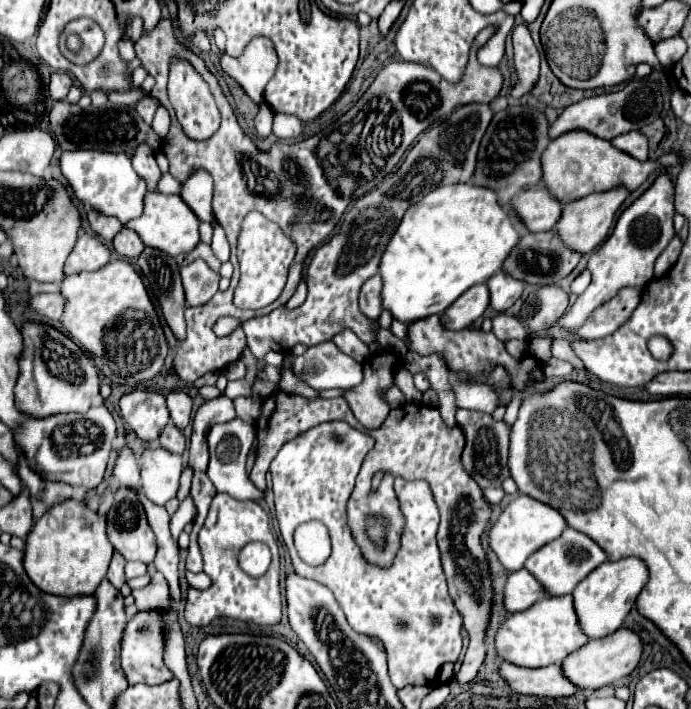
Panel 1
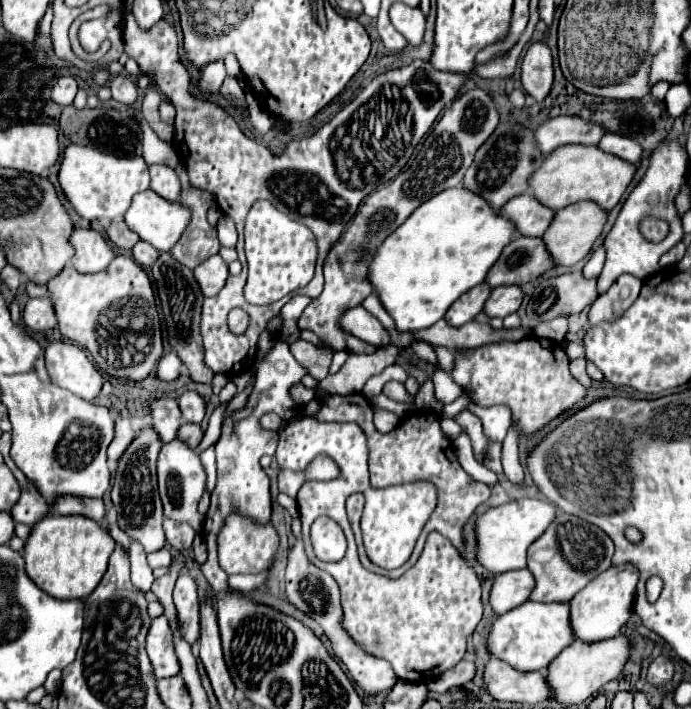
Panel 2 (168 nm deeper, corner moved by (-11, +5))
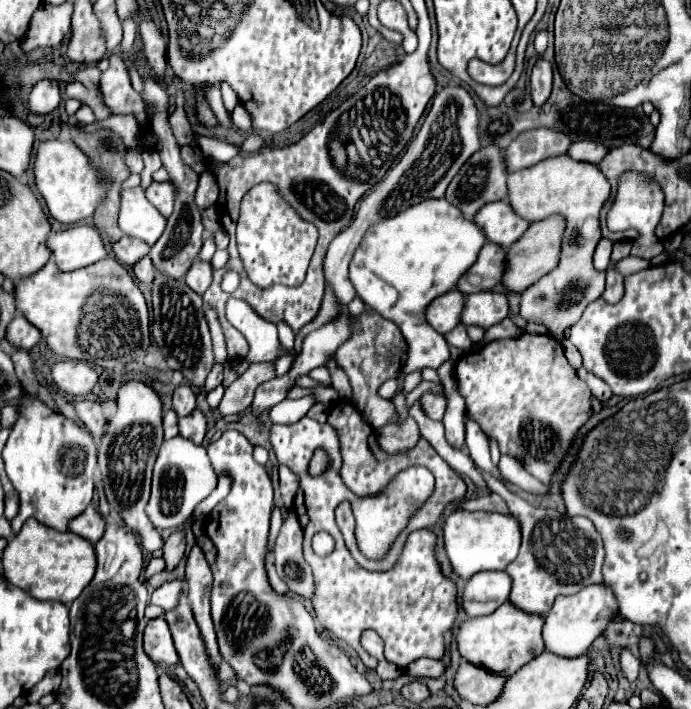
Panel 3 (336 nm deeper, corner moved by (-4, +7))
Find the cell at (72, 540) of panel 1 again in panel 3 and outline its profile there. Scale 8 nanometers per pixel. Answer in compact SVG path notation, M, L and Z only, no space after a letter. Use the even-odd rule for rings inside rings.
M28 519L20 533L8 543L2 553L4 577L32 597L42 601L60 601L64 605L72 603L82 589L92 581L96 571L96 553L90 541L76 537L72 531L60 533L36 519Z

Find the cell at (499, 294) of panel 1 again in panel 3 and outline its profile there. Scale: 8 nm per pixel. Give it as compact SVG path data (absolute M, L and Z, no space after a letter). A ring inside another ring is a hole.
M482 291L466 297L462 323L490 327L508 315L508 297L504 291Z

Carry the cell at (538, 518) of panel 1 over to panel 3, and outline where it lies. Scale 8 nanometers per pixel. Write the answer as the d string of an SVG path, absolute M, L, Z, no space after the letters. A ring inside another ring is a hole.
M454 511L444 521L444 545L452 563L452 569L470 579L480 571L506 569L520 551L520 521L512 513L488 513L488 511Z

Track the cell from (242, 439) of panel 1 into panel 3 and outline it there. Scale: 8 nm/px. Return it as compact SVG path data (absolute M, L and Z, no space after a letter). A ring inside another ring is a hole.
M302 397L302 399L284 399L282 403L278 403L276 407L270 409L268 413L268 419L272 423L294 423L294 421L300 421L308 409L316 403L316 397Z

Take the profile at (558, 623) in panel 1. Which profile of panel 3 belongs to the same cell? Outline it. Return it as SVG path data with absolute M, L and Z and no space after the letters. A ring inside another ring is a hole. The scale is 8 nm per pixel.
M510 601L502 603L494 613L486 617L466 619L458 631L458 651L460 655L480 665L492 673L510 677L514 675L522 665L532 661L544 651L544 639L542 639L542 627L544 617L532 617L532 613L520 613L516 605L510 605Z

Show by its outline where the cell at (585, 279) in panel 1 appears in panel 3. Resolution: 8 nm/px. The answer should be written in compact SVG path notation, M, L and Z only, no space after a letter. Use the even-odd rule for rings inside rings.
M600 239L594 251L594 267L598 271L606 269L610 265L610 253L612 253L612 241L610 239Z

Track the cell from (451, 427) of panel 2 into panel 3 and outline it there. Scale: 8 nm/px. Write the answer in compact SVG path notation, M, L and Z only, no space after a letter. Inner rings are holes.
M476 467L484 477L486 487L492 493L498 493L510 513L514 513L522 527L522 547L518 557L506 567L512 577L512 593L510 601L526 611L546 615L552 609L556 595L574 595L582 587L590 583L602 581L602 563L604 563L604 545L598 529L586 517L570 517L568 513L560 513L556 509L542 509L526 503L512 491L508 491L496 477L488 471Z

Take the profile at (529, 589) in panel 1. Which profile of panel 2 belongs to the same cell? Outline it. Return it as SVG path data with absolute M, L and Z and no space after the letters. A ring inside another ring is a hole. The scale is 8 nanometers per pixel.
M527 569L495 575L495 581L489 593L489 603L493 613L503 615L513 607L519 607L521 603L525 603L527 595L531 593L531 587L535 587L535 579L531 579L531 571Z

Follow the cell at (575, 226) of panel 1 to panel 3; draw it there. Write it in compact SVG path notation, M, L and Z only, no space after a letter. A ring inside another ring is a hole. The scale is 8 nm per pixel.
M552 215L532 223L530 229L508 249L508 269L502 277L504 287L510 291L524 291L540 277L550 273L560 261L560 245L562 245L564 229L566 229L566 221L560 215Z

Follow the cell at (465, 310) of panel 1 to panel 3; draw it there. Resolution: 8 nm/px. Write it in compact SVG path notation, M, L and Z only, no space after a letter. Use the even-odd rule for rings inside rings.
M452 289L450 293L436 297L436 301L428 305L426 319L438 333L448 333L460 323L462 309L464 309L464 293Z

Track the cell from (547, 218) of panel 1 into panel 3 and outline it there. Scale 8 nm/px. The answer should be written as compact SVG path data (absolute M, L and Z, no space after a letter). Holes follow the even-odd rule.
M506 201L484 205L476 213L474 221L484 229L488 241L502 245L506 249L514 245L514 241L518 241L524 229L528 229L530 225L530 221L524 221Z

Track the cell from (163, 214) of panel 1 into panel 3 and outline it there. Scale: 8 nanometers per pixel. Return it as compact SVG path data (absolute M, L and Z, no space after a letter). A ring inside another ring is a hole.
M142 187L124 189L118 227L124 235L138 237L152 247L166 227L166 217L146 199Z

